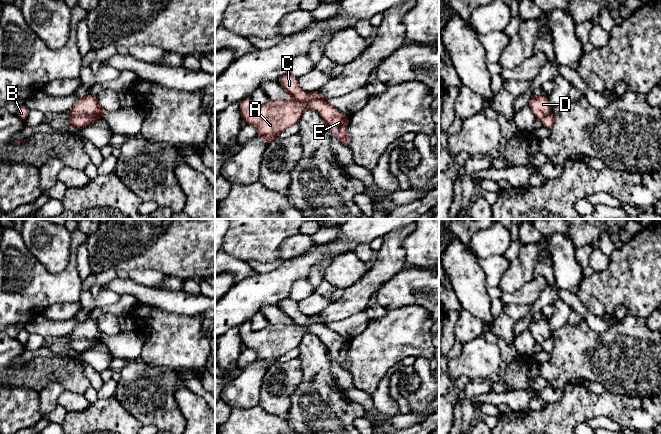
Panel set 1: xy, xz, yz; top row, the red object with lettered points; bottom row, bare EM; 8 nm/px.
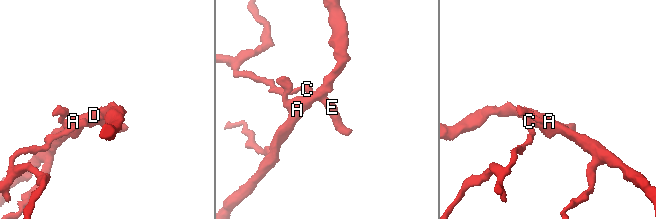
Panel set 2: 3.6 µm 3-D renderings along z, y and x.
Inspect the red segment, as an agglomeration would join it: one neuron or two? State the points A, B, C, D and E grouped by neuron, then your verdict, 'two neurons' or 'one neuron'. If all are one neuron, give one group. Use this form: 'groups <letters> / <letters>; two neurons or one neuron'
groups A B D / C E; two neurons

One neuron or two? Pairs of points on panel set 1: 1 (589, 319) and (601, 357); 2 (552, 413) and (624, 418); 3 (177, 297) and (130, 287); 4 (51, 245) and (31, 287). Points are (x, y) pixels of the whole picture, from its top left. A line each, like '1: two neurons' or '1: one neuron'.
1: two neurons
2: one neuron
3: one neuron
4: two neurons

